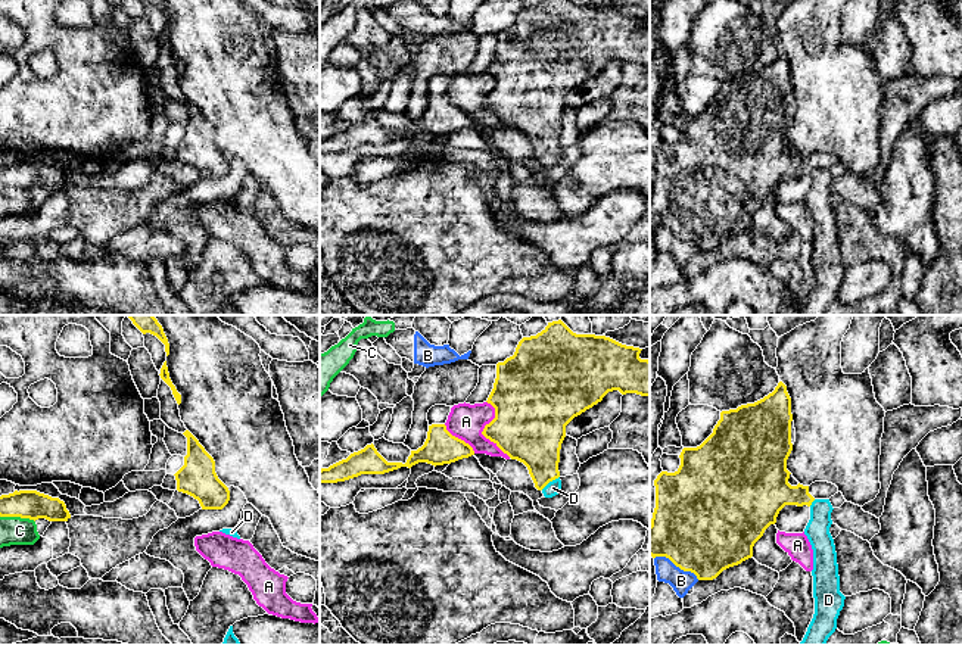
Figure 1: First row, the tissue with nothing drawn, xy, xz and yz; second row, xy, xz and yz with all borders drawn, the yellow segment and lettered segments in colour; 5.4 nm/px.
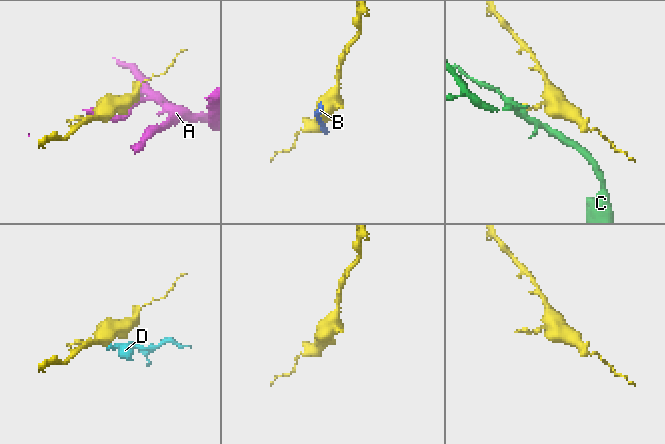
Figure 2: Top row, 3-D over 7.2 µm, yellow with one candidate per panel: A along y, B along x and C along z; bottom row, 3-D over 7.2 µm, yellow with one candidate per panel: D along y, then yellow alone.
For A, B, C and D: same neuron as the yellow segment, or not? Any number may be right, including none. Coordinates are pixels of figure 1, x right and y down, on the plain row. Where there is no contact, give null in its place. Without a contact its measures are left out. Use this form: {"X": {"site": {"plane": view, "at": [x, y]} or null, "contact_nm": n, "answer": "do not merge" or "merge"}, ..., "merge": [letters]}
{"A": {"site": {"plane": "xz", "at": [482, 102]}, "contact_nm": 340, "answer": "do not merge"}, "B": {"site": {"plane": "yz", "at": [676, 236]}, "contact_nm": 280, "answer": "do not merge"}, "C": {"site": {"plane": "xy", "at": [18, 186]}, "contact_nm": 190, "answer": "do not merge"}, "D": {"site": {"plane": "xz", "at": [550, 150]}, "contact_nm": 130, "answer": "merge"}, "merge": ["D"]}

